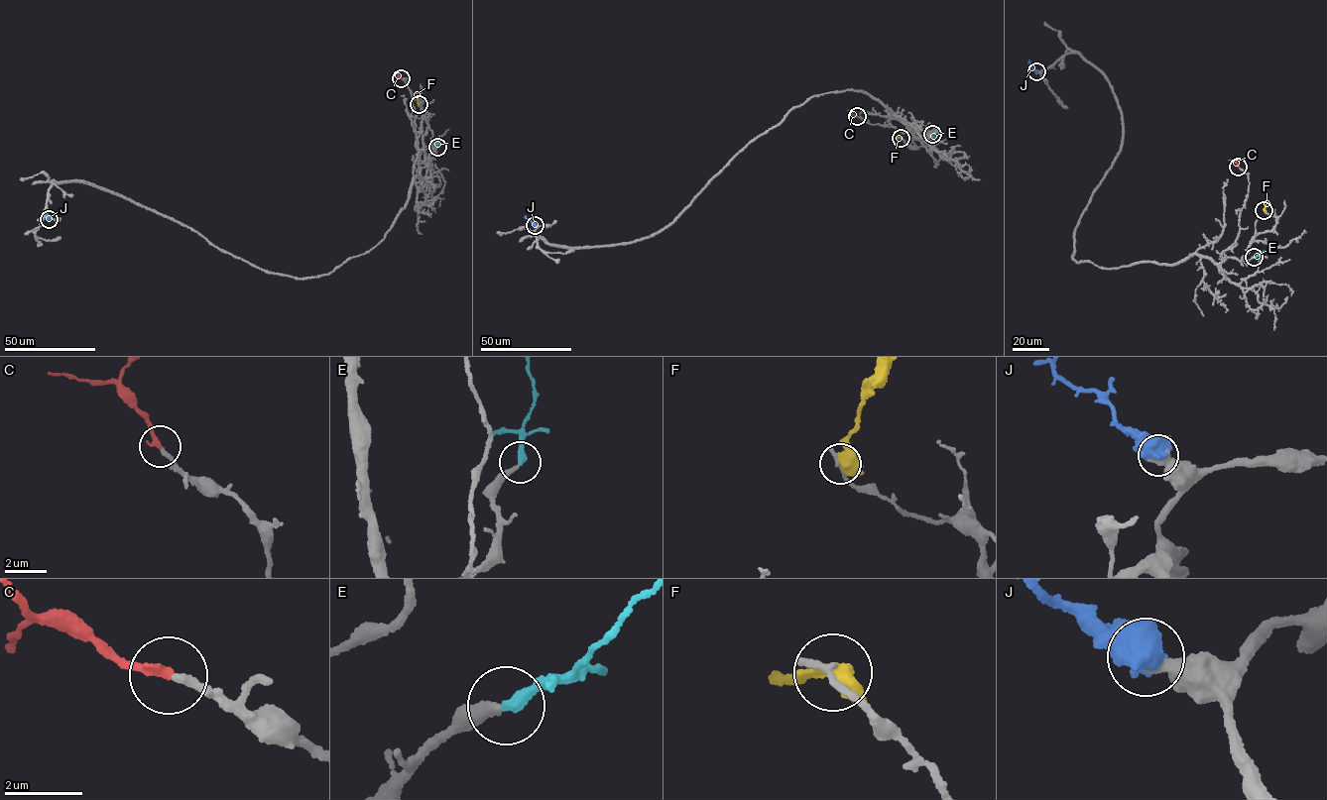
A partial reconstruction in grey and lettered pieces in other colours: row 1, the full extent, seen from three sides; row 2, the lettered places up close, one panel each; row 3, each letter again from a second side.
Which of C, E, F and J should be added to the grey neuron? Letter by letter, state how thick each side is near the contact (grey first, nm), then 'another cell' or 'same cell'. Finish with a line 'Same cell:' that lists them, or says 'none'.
C: calibres 200 and 260 nm; same cell
E: calibres 240 and 320 nm; same cell
F: calibres 220 and 600 nm; another cell
J: calibres 440 and 900 nm; another cell
Same cell: C, E

